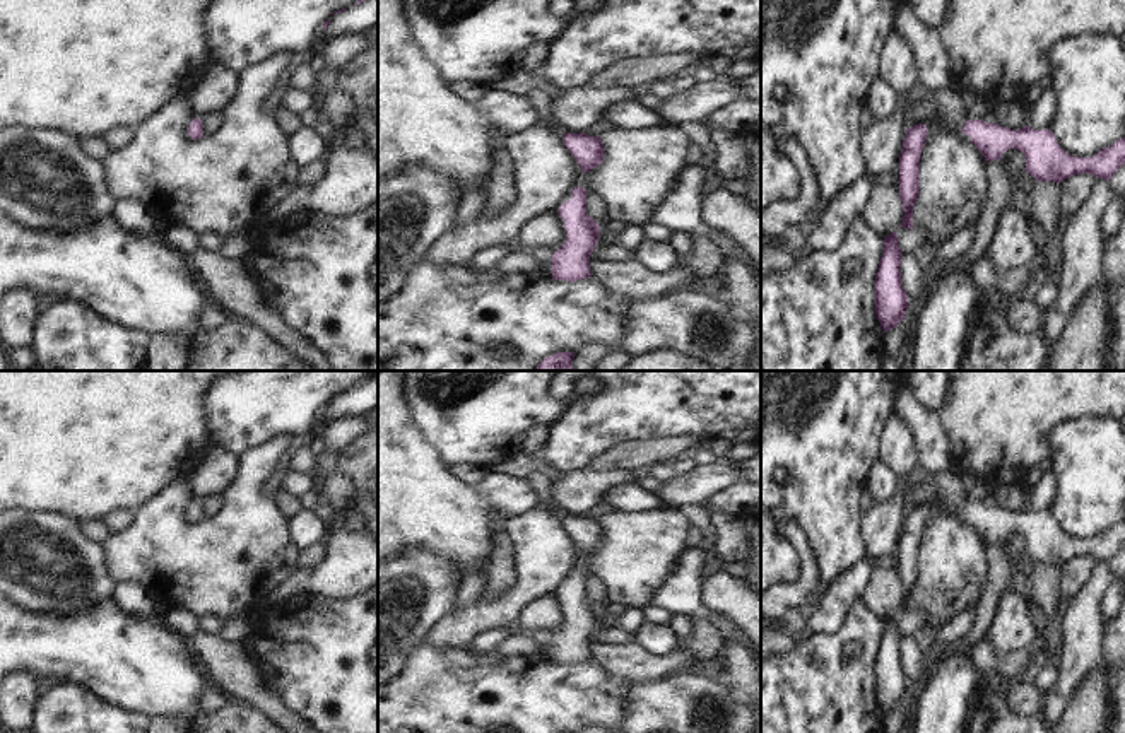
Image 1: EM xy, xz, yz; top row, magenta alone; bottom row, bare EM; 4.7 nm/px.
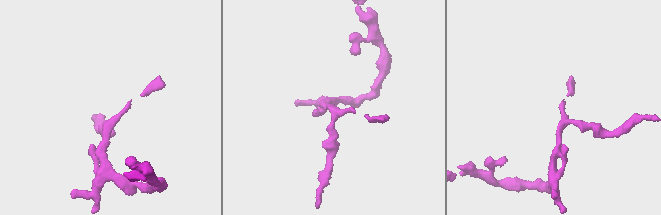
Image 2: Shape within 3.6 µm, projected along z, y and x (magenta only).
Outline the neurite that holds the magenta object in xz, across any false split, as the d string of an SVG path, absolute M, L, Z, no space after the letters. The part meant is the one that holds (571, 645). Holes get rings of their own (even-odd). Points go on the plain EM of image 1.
M578 569L573 572L569 584L559 589L568 620L552 639L552 661L556 663L583 663L592 660L590 637L593 636L600 608L586 596L586 572Z

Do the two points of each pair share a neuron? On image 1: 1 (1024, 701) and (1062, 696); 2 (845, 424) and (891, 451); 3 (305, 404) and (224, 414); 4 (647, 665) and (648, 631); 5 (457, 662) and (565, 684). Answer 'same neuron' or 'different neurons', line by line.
1: different neurons
2: different neurons
3: same neuron
4: different neurons
5: same neuron

